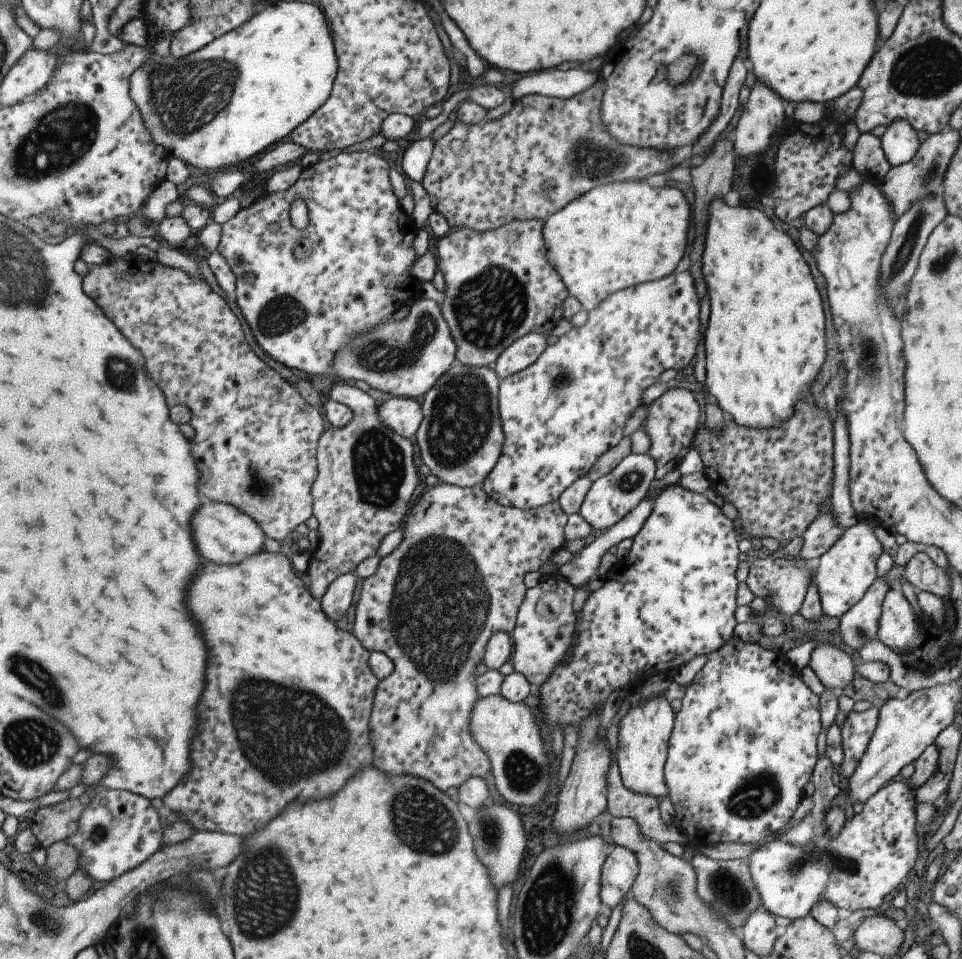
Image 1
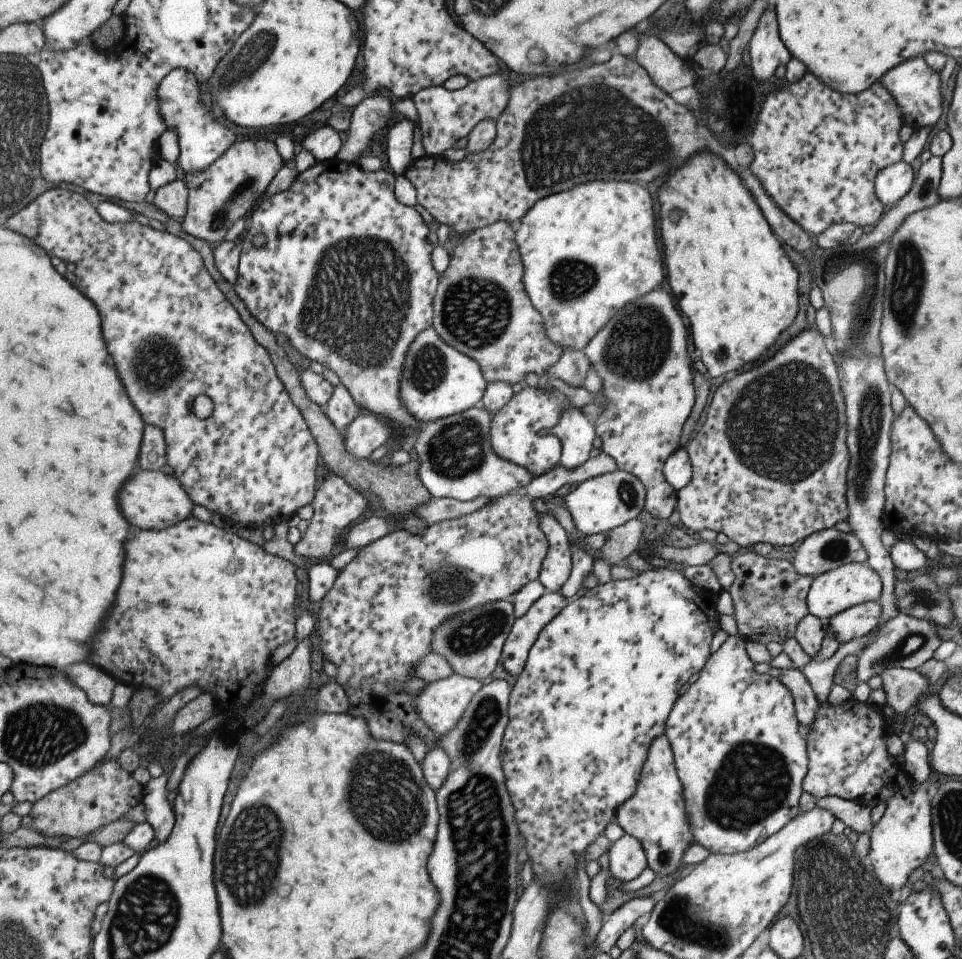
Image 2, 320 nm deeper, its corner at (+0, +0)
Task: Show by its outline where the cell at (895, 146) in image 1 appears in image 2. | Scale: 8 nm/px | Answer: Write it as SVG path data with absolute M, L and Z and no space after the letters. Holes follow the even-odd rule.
M903 160L889 164L875 174L875 196L885 208L891 207L899 198L907 194L913 181L911 166Z

